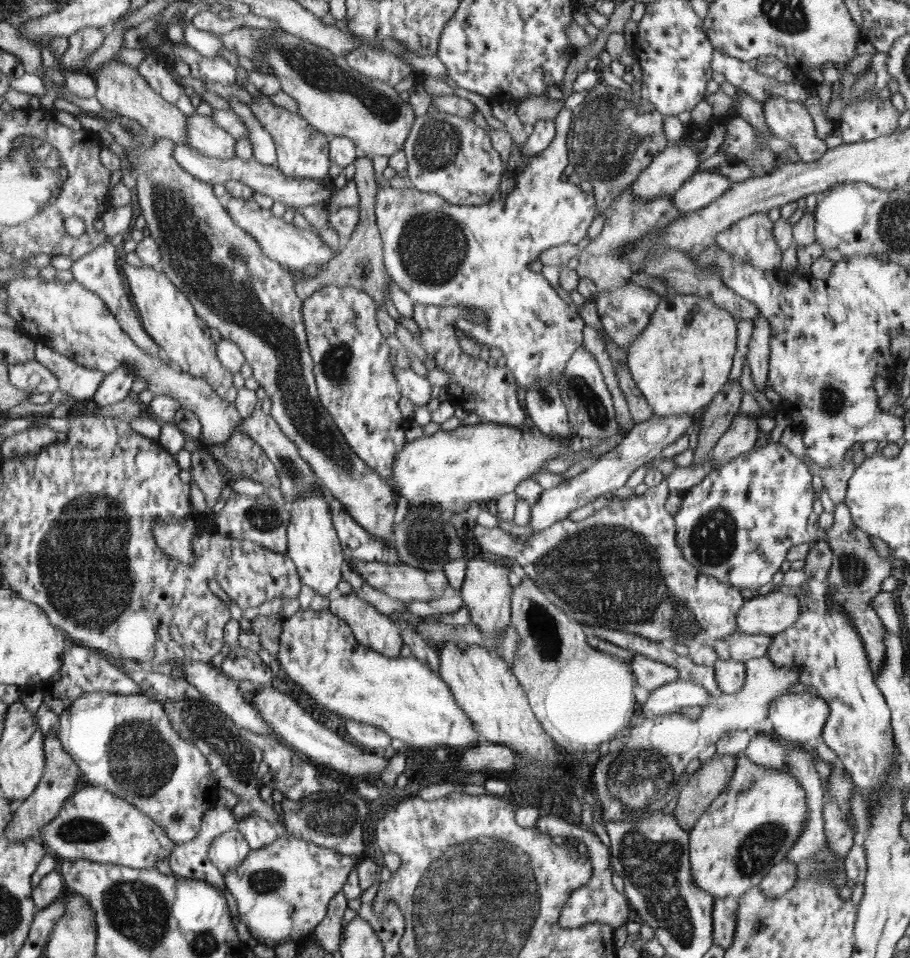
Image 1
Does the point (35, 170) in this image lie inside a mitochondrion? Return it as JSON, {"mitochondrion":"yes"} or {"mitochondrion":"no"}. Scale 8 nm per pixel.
{"mitochondrion":"yes"}

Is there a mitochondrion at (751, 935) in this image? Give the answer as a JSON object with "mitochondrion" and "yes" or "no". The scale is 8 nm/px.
{"mitochondrion":"no"}

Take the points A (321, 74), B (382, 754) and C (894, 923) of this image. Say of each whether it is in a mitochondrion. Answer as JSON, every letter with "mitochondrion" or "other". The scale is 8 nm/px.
{"A":"mitochondrion","B":"other","C":"other"}

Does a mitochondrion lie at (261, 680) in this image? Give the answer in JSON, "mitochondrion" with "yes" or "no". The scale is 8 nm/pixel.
{"mitochondrion":"no"}

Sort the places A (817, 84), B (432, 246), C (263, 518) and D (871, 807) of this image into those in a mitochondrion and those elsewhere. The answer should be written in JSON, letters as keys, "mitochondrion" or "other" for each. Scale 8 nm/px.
{"A":"other","B":"mitochondrion","C":"mitochondrion","D":"other"}

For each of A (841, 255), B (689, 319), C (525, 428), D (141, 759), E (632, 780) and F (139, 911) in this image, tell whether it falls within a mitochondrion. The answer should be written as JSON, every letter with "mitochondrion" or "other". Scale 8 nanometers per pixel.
{"A":"other","B":"other","C":"other","D":"mitochondrion","E":"mitochondrion","F":"mitochondrion"}

